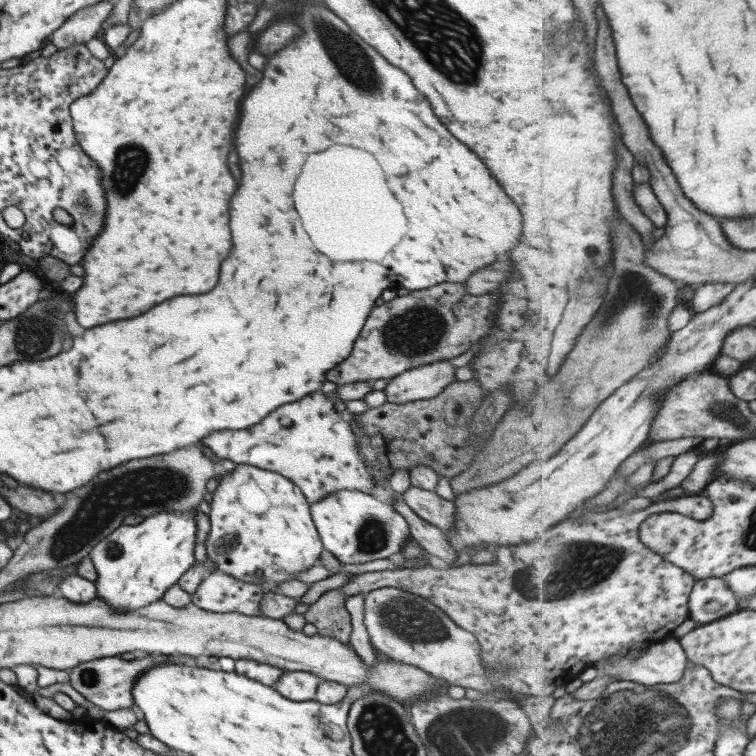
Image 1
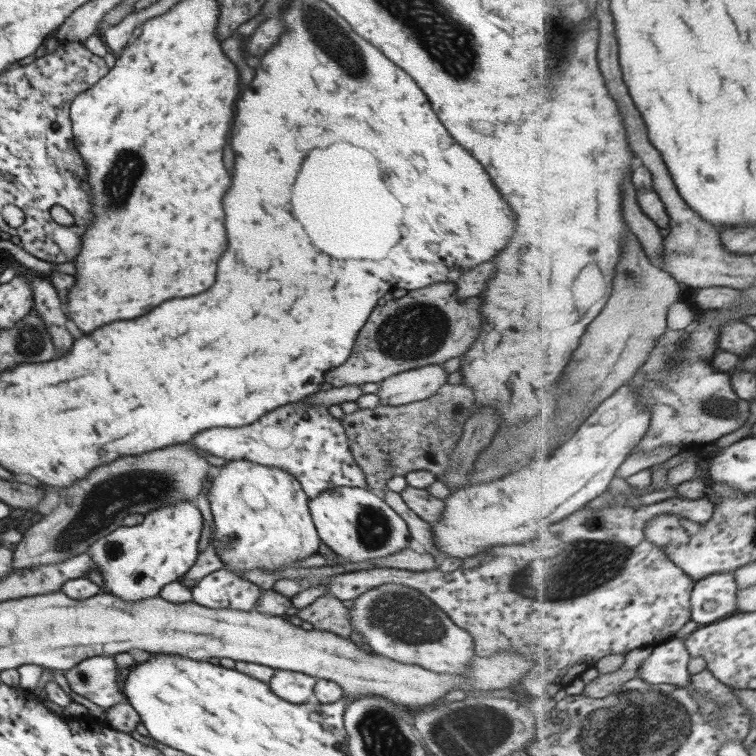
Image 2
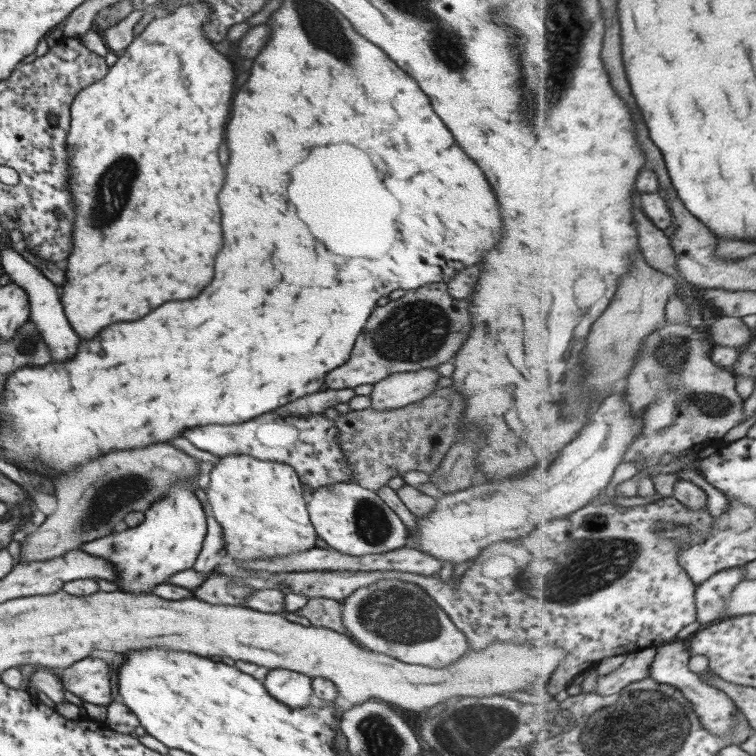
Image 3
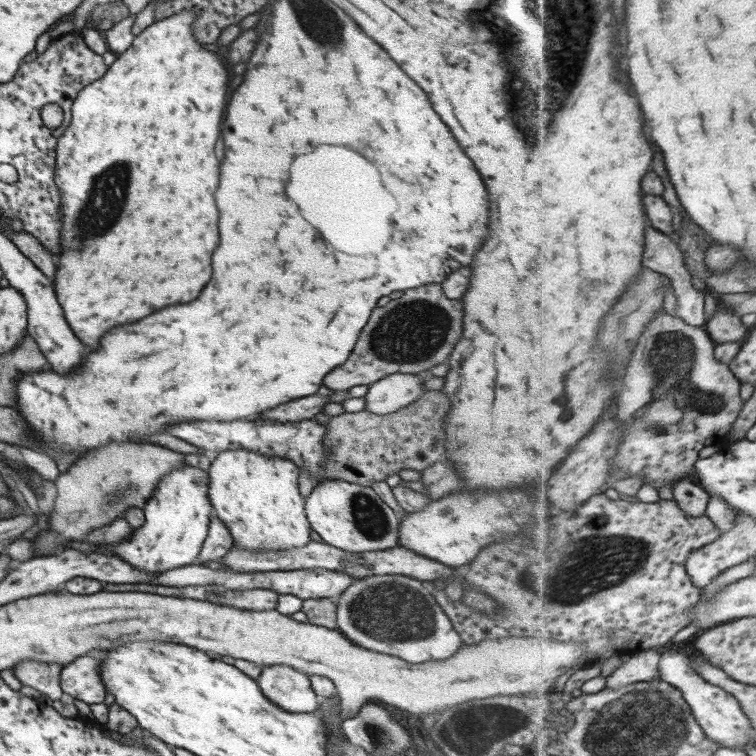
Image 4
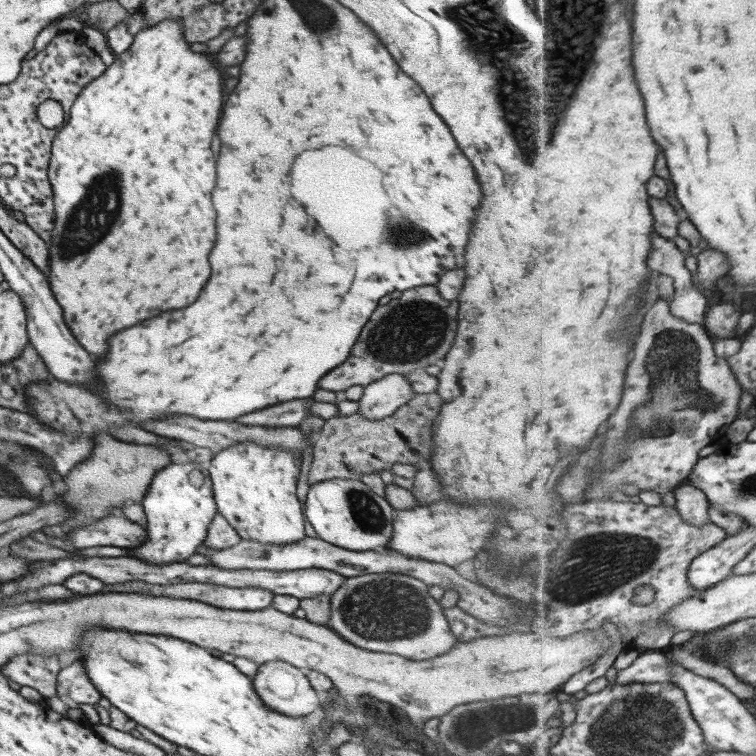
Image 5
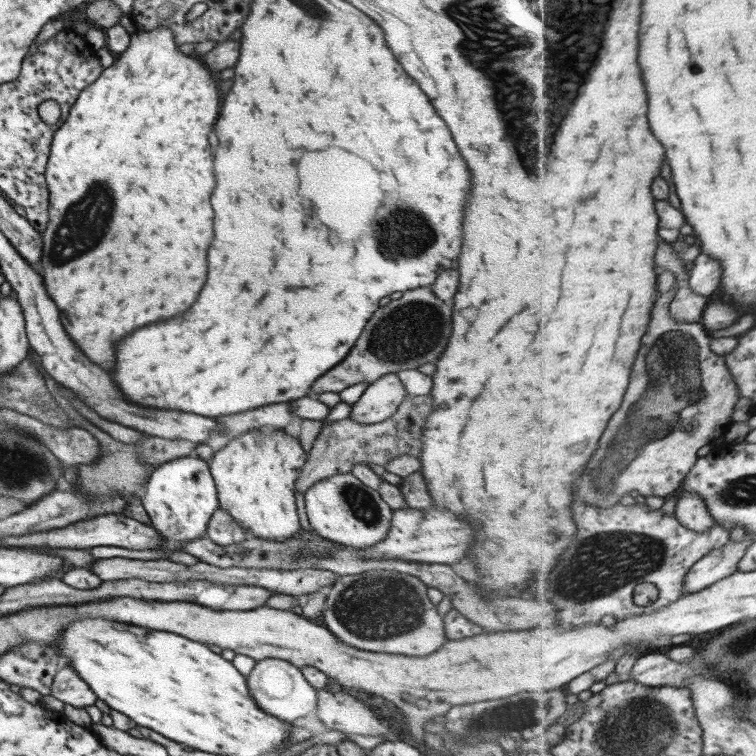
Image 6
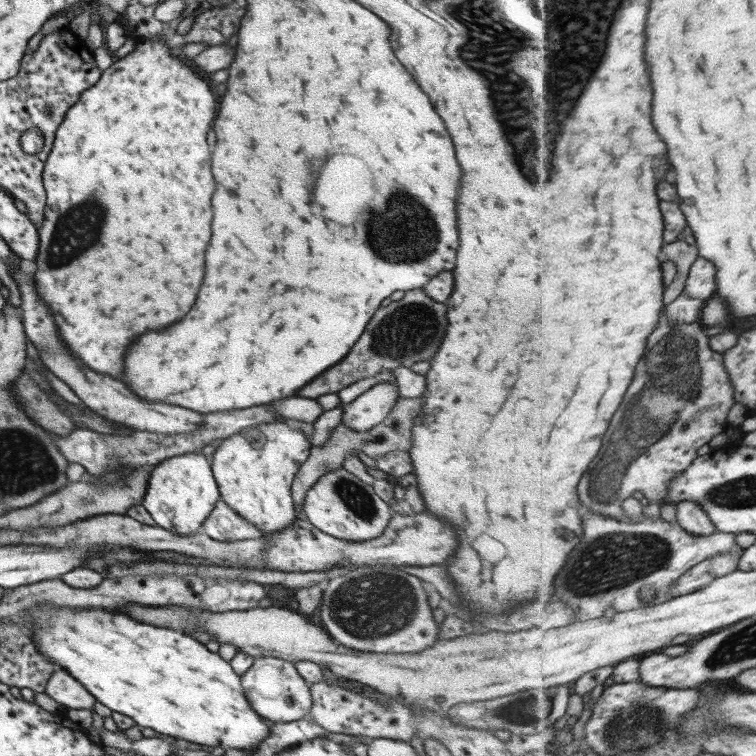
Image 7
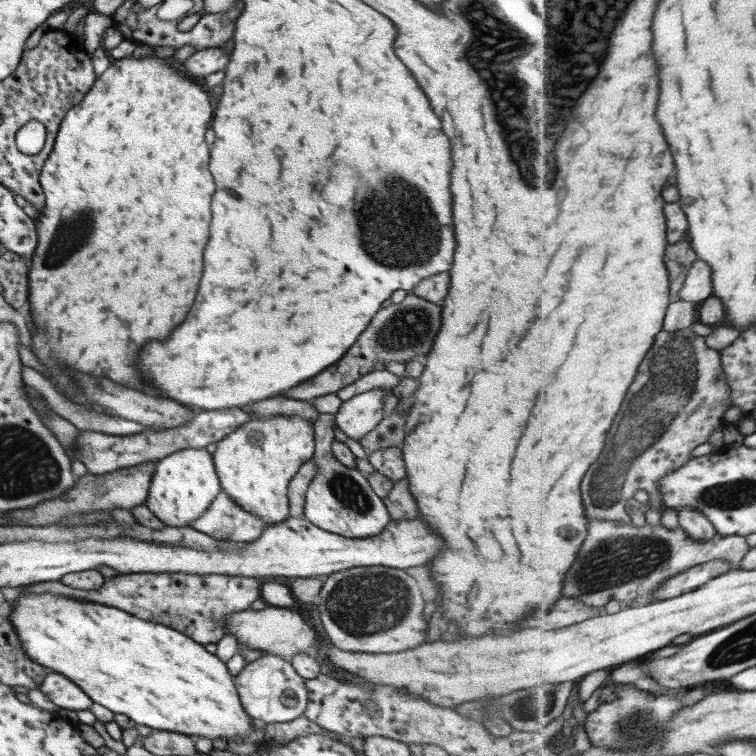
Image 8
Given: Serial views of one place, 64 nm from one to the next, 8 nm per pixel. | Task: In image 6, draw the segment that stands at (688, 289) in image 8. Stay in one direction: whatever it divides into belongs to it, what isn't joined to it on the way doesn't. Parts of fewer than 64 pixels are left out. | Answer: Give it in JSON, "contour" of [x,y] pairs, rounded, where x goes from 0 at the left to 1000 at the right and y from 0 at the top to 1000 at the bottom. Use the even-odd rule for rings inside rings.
{"contour":[[[927,335],[918,345],[917,354],[913,360],[914,384],[927,392],[940,392],[954,376],[956,369],[956,347]]]}

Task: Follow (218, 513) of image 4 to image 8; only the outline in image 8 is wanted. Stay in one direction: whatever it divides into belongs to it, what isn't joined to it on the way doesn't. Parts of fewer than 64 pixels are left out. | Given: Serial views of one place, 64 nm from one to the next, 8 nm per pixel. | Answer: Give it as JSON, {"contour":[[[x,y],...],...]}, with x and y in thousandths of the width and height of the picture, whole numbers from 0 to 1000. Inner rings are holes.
{"contour":[[[353,550],[329,556],[313,563],[306,573],[299,574],[286,585],[286,595],[279,601],[284,627],[290,631],[291,647],[319,673],[335,679],[348,689],[349,696],[356,692],[370,692],[382,683],[382,667],[378,644],[386,630],[409,606],[413,606],[415,556],[402,556],[393,550]]]}

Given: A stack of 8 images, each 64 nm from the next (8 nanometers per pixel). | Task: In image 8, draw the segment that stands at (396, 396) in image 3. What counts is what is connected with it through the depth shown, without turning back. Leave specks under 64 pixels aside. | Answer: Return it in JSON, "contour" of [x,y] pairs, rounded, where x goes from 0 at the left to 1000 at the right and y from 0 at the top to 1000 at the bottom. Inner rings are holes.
{"contour":[[[492,515],[454,530],[443,545],[442,563],[470,583],[489,571],[507,553],[507,517]]]}

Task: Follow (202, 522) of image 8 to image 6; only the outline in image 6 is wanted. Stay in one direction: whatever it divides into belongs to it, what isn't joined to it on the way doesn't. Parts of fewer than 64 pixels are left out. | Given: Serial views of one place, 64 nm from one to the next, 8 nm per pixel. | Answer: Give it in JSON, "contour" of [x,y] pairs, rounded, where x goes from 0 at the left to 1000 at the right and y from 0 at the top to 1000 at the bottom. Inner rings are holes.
{"contour":[[[290,669],[274,689],[271,708],[290,722],[313,720],[320,714],[333,712],[332,706],[308,690],[308,684]]]}

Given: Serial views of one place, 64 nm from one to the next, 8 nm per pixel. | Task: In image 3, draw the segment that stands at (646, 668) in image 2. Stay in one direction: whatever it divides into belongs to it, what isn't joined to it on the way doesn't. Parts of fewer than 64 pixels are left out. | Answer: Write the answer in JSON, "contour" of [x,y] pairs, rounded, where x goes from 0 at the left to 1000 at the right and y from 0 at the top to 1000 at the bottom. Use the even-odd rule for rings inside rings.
{"contour":[[[892,847],[888,851],[876,852],[869,858],[869,868],[861,881],[858,896],[864,896],[869,902],[901,910],[906,921],[911,923],[911,929],[917,931],[917,937],[921,937],[922,947],[927,947],[927,955],[933,958],[938,968],[943,968],[946,974],[967,974],[971,970],[972,958],[978,958],[972,948],[978,944],[976,934],[964,918],[944,906],[930,903],[927,892],[911,884],[911,870],[915,866],[914,856],[909,849]]]}

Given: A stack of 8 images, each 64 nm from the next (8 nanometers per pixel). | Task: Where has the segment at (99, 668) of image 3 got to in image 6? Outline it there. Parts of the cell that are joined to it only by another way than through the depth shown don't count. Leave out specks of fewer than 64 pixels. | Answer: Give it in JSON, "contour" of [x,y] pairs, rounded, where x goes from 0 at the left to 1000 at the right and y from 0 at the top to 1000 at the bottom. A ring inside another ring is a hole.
{"contour":[[[91,881],[78,884],[70,893],[70,901],[65,906],[65,918],[81,926],[83,931],[93,931],[97,937],[112,937],[112,934],[126,931],[123,915],[118,915],[115,905],[107,902]]]}

